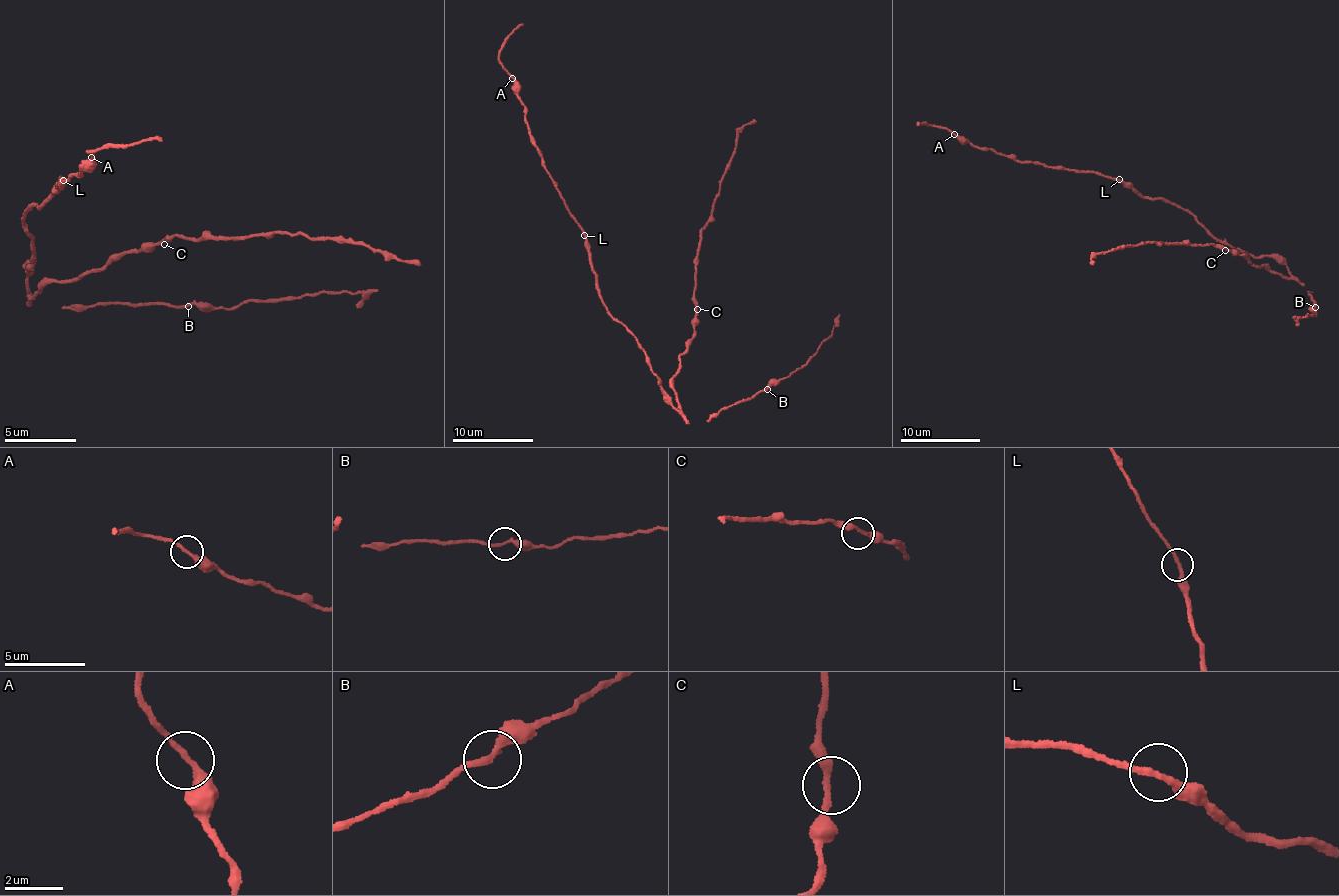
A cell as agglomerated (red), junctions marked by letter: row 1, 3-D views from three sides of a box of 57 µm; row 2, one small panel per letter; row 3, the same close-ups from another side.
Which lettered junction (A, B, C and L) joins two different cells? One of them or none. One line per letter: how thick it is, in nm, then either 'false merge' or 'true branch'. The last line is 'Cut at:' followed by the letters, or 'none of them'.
A: 240 nm | true branch
B: 240 nm | true branch
C: 220 nm | true branch
L: 220 nm | true branch
Cut at: none of them

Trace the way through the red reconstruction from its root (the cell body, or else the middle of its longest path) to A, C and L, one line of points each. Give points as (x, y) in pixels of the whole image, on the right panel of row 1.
A: (1234, 247), (1184, 210), (1141, 196), (1116, 179), (1019, 162), (963, 143), (954, 134)
C: (1234, 247), (1257, 257), (1276, 257), (1289, 275), (1282, 277), (1263, 266), (1252, 265), (1244, 254), (1225, 250)
L: (1234, 247), (1224, 244), (1184, 210), (1160, 199), (1141, 196), (1119, 179)

